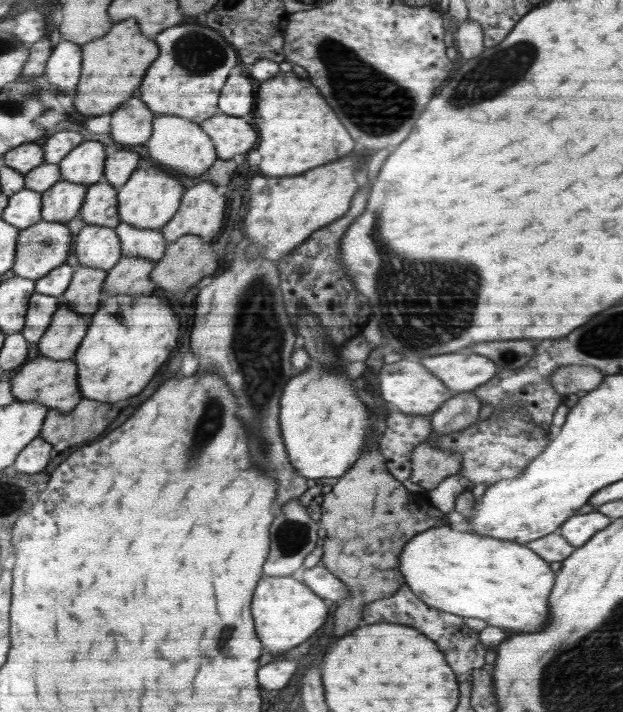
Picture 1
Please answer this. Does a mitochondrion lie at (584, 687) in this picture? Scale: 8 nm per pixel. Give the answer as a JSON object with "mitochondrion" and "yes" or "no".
{"mitochondrion":"yes"}

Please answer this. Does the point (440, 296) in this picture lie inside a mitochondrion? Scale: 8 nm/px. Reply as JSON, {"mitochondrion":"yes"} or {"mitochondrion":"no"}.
{"mitochondrion":"yes"}

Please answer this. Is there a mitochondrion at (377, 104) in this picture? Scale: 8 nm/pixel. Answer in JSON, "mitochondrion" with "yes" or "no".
{"mitochondrion":"yes"}

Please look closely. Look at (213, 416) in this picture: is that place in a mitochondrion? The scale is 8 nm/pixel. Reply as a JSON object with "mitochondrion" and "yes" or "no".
{"mitochondrion":"yes"}

